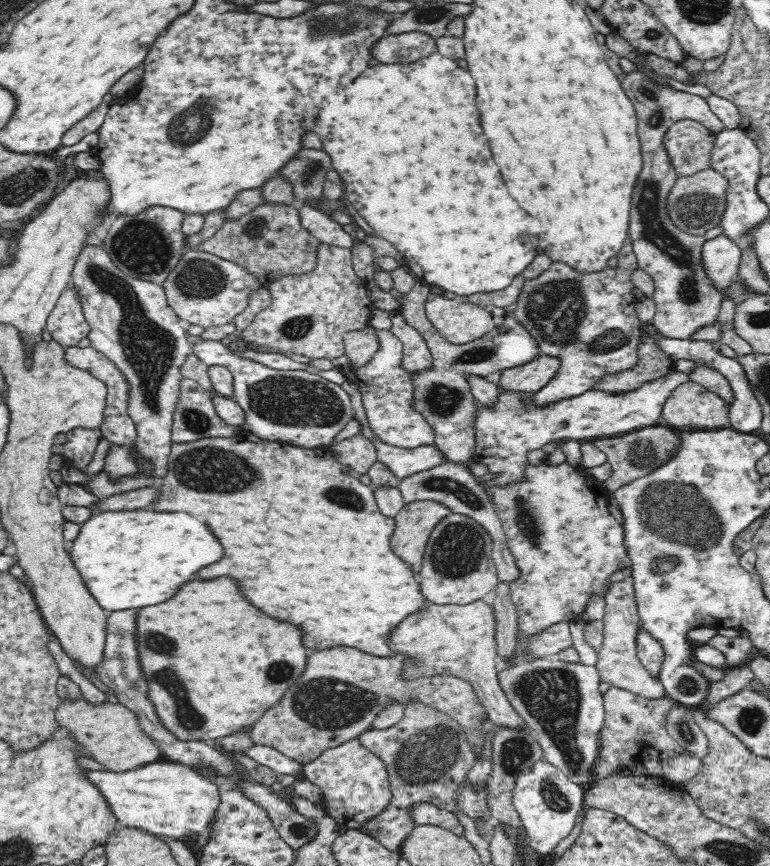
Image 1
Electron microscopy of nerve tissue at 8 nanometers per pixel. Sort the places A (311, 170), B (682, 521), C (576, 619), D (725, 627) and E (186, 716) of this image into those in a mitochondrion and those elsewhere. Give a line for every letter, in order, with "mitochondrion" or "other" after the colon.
A: mitochondrion
B: mitochondrion
C: other
D: other
E: mitochondrion

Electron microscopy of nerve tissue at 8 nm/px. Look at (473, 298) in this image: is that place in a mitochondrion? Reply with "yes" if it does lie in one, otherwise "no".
no

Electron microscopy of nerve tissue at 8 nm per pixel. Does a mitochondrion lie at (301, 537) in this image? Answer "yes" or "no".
no

